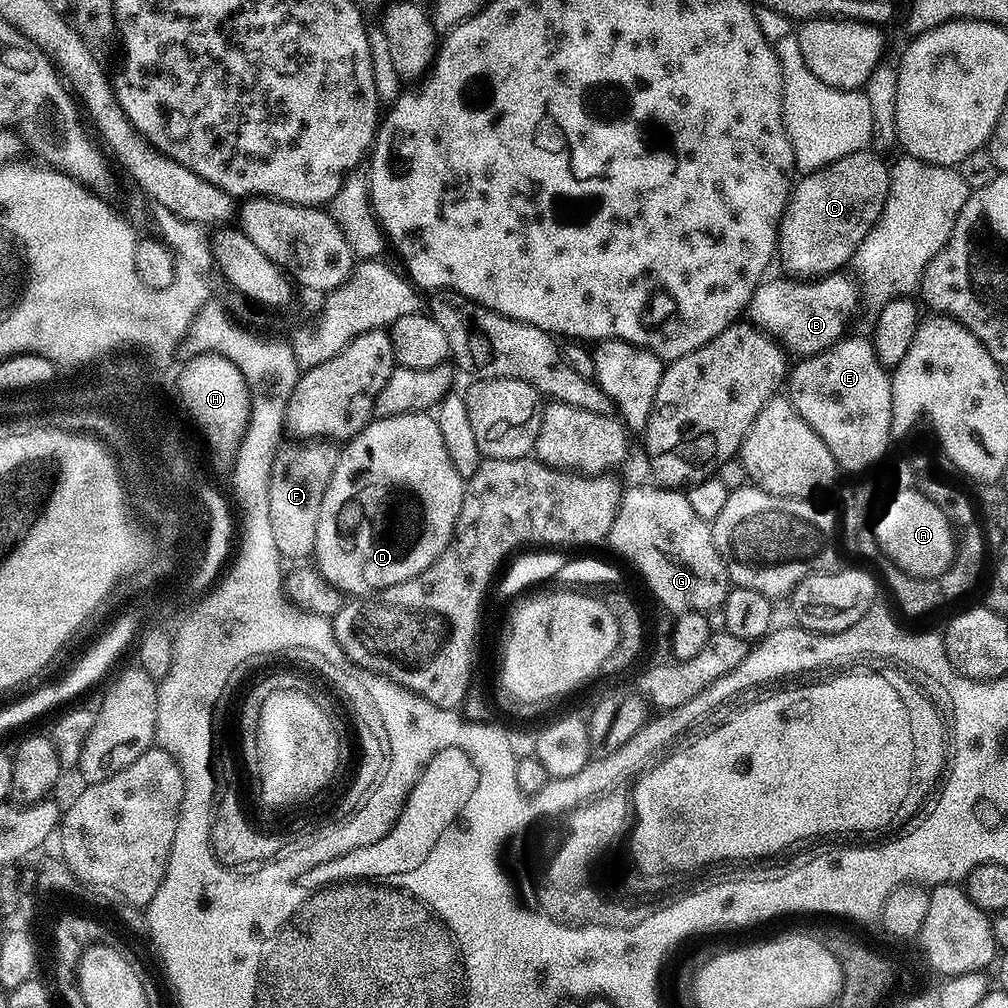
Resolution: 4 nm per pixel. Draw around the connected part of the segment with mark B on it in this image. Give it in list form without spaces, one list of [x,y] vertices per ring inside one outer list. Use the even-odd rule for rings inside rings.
[[[848,274],[792,282],[796,284],[761,283],[752,296],[751,323],[775,336],[789,353],[797,352],[800,358],[811,358],[829,352],[849,335],[848,323],[860,304],[860,292],[862,296],[861,285],[851,275],[844,275]]]

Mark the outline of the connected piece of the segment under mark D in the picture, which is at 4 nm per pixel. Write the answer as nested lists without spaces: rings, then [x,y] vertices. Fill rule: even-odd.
[[[414,412],[411,416],[389,416],[369,423],[341,451],[334,478],[326,490],[316,531],[315,567],[337,592],[349,592],[352,598],[364,598],[356,596],[367,592],[379,594],[418,578],[438,562],[455,538],[465,491],[466,481],[454,470],[450,454],[446,454],[446,442],[442,442],[435,415]]]

